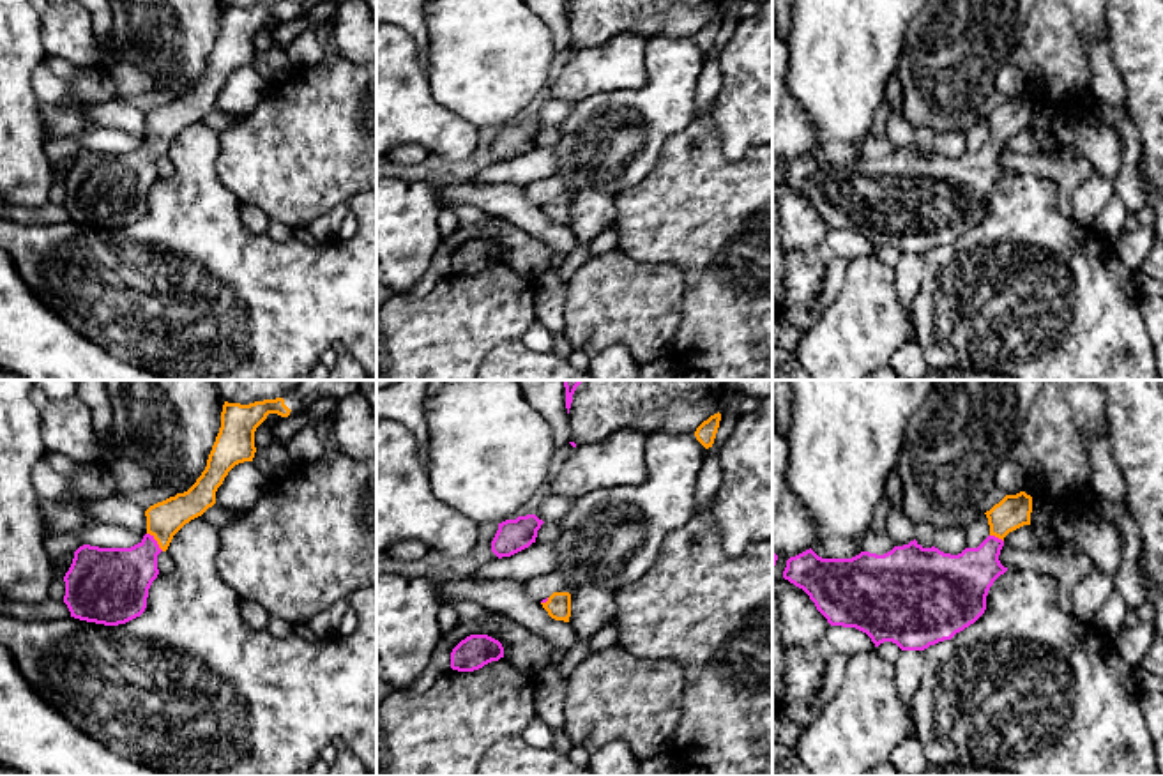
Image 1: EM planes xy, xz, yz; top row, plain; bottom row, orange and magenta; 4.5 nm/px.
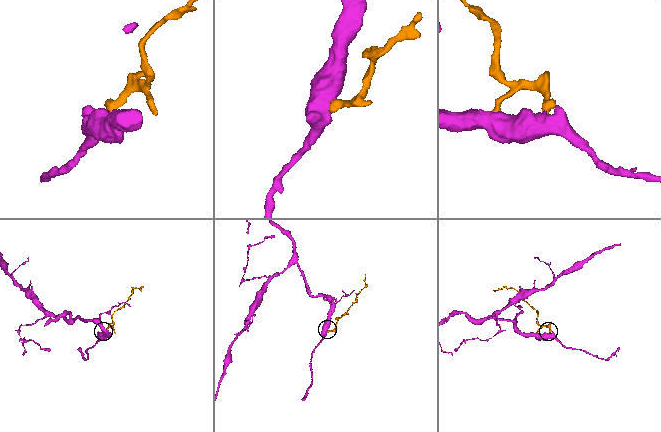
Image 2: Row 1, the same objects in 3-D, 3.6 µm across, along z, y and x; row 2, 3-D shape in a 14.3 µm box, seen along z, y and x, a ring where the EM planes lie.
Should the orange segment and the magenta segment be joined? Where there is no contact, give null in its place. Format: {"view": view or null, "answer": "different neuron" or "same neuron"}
{"view": "xy", "answer": "same neuron"}

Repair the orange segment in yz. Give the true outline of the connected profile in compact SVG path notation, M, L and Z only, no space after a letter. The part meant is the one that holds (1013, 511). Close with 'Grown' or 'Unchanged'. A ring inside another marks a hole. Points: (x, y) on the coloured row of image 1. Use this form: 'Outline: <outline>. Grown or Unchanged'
Outline: M1006 495L984 513L990 536L977 548L951 555L935 546L923 548L914 539L884 555L861 552L852 559L822 559L810 548L787 560L783 578L802 589L831 626L855 628L866 633L875 647L893 642L901 650L924 650L951 640L984 613L990 587L1007 571L999 560L1004 537L1030 525L1030 513L1030 495Z. Grown

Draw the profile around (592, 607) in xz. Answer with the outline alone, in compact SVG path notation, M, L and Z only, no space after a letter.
M585 585L571 592L569 624L578 638L592 638L599 629L612 624L617 613L617 592L604 585Z

